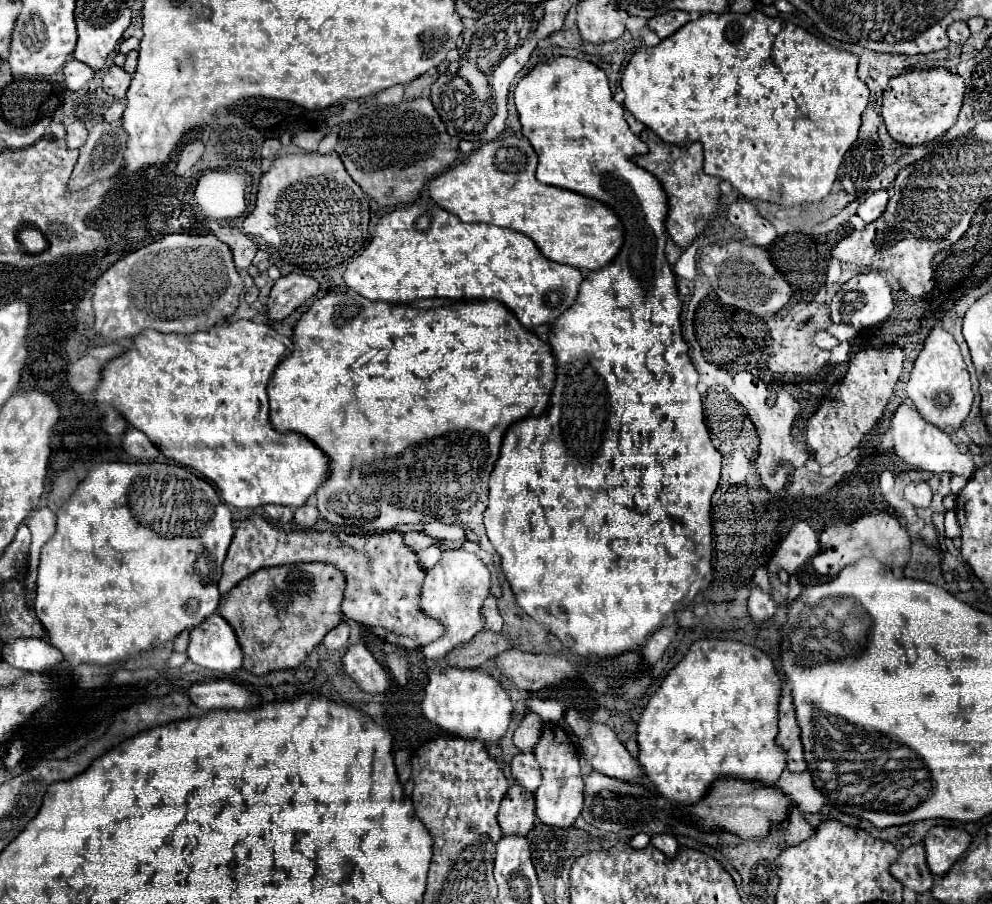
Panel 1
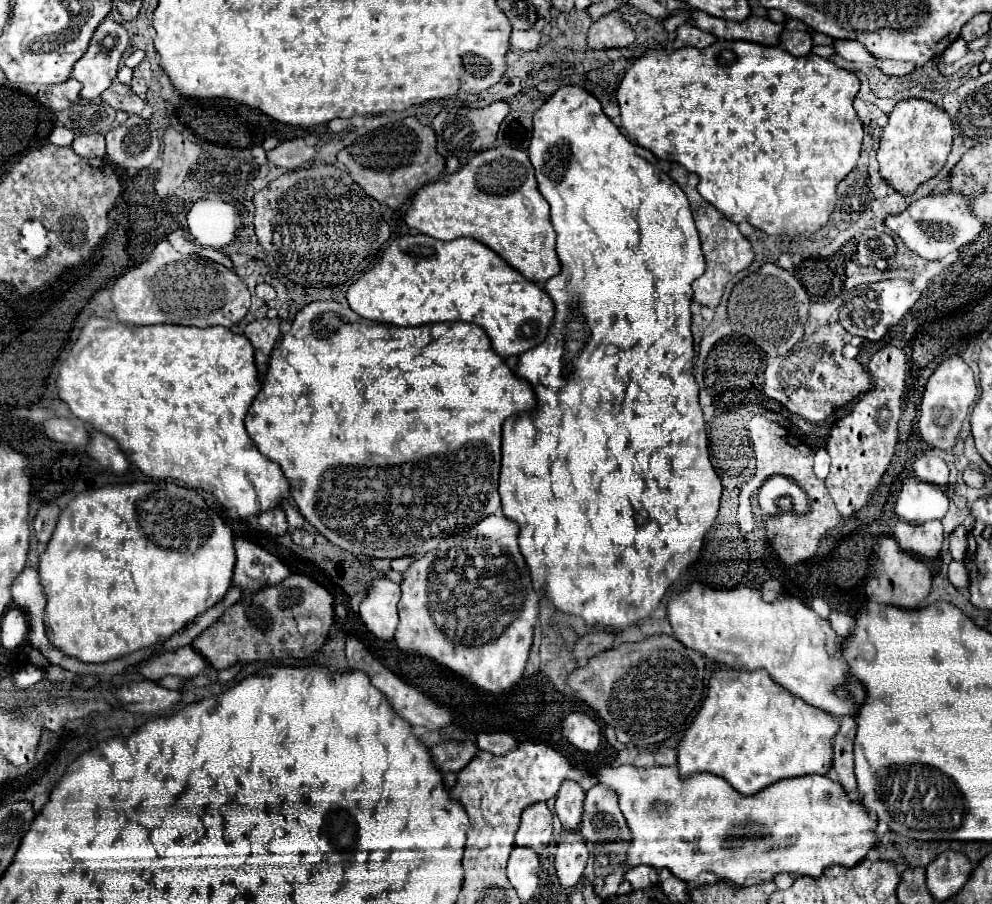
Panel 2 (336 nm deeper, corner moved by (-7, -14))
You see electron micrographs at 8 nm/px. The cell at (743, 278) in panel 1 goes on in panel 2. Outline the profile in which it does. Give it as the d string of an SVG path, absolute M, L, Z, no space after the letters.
M766 263L756 273L750 273L740 283L736 283L728 299L728 317L738 333L746 335L754 345L758 345L766 355L788 355L804 339L804 323L808 319L808 293L798 279L778 279L778 265Z

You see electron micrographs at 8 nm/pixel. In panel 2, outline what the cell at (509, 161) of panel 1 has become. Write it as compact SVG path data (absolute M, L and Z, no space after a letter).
M500 145L474 155L460 171L420 187L404 221L408 227L440 241L454 241L460 237L476 239L524 277L542 285L560 271L554 251L556 233L548 221L549 214L544 213L548 206L536 187L534 167L528 155L516 147Z

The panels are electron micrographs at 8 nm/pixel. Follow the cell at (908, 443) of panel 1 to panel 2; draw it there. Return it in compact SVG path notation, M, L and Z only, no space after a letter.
M922 455L914 463L914 475L930 485L946 487L948 485L948 465L936 455Z

